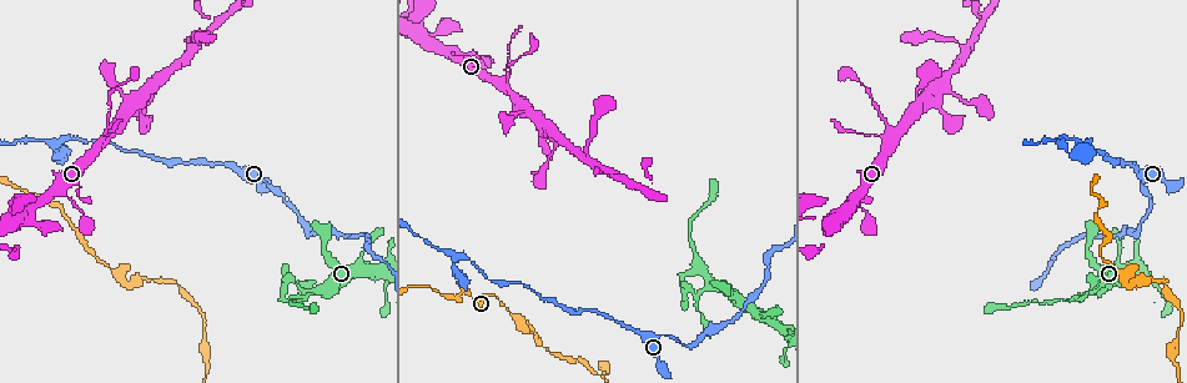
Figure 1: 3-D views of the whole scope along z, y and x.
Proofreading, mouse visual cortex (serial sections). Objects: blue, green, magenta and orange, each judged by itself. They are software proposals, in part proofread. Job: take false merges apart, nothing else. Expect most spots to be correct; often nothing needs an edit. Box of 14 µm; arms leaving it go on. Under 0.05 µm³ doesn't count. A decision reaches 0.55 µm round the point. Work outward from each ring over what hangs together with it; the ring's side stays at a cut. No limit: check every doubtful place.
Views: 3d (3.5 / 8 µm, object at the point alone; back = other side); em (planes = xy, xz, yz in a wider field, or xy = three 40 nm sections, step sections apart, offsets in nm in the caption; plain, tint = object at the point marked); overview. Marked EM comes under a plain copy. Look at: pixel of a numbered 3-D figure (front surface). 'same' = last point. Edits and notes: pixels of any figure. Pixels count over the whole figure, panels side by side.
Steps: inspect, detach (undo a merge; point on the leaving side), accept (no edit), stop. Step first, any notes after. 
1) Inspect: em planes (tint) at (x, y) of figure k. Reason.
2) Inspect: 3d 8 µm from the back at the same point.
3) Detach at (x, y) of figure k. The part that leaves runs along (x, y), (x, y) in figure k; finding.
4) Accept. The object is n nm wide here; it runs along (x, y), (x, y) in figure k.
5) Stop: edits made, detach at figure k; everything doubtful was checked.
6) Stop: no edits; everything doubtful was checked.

Inspect: 3d 3.5 µm from the back at (508, 80) of figure 1. Calibre changes.

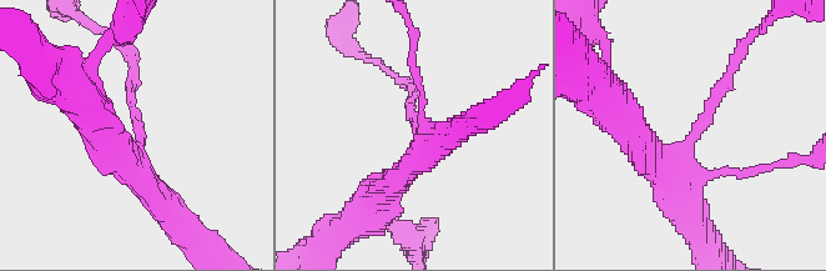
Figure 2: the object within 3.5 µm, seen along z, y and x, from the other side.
Inspect: em xy step 3 (tint) at (415, 125) of figure 2. The arms are 100, 350 nm wide.

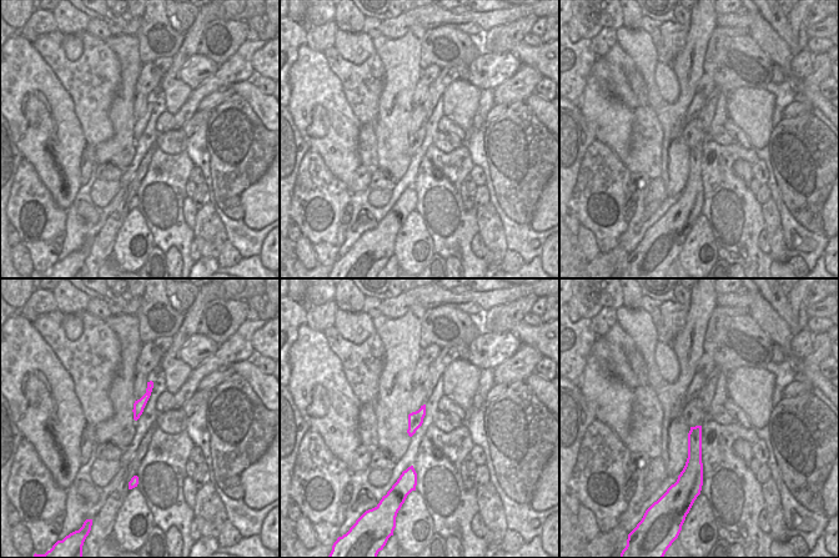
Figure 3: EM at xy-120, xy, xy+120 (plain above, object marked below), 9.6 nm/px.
Accept. It runs along (676, 191), (666, 176), (740, 50) in figure 2; all the same cell.

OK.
Inspect: 3d 3.5 µm from the back at (1108, 282) of figure 1.

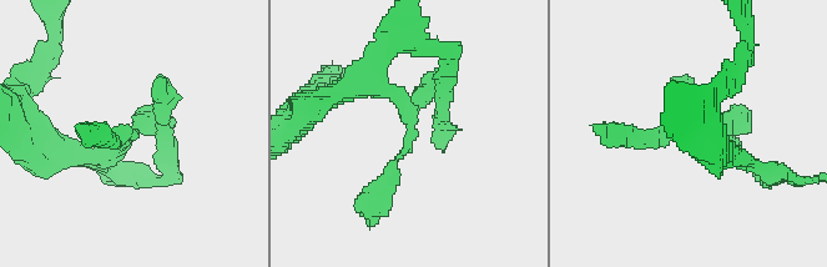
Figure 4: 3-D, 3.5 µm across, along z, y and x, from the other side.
Inspect: em xy step 5 (tint) at (132, 134) of figure 4. Now the EM.

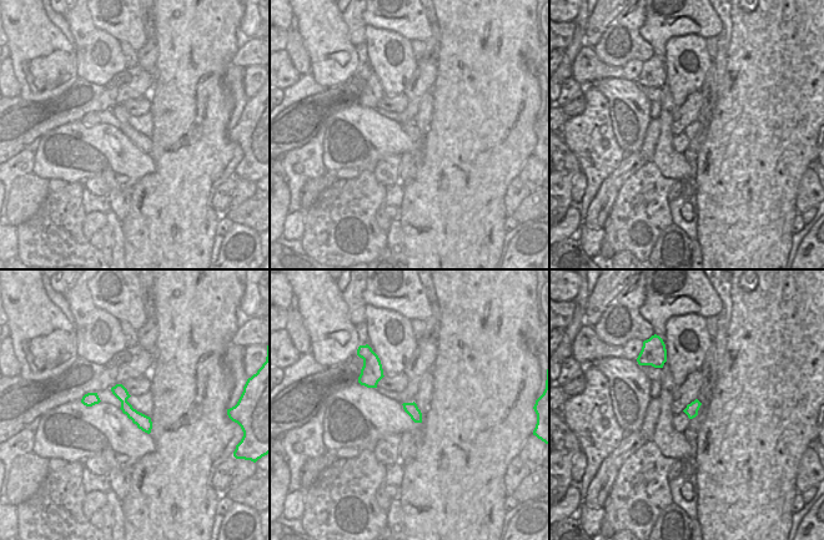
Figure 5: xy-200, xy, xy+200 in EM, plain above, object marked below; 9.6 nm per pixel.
Accept. It runs along (349, 85), (384, 91), (411, 122), (377, 196) in figure 4; continuous, no second cell.

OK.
Inspect: 3d 3.5 µm at (701, 272) of figure 1. A fork.

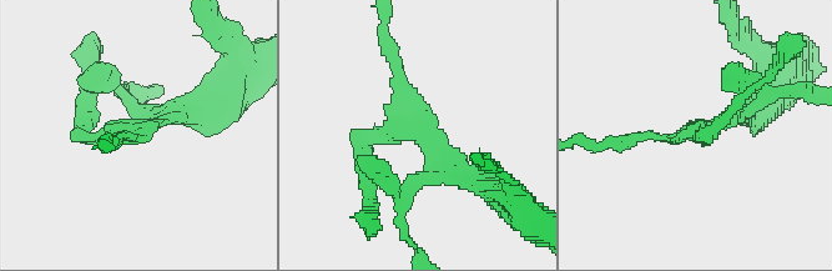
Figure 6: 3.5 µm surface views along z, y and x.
Inspect: em xy step 3 (tint) at (693, 135) of figure 6. 3 arms meet here; the arms are 150, 200, 250 nm wide; need the tissue.

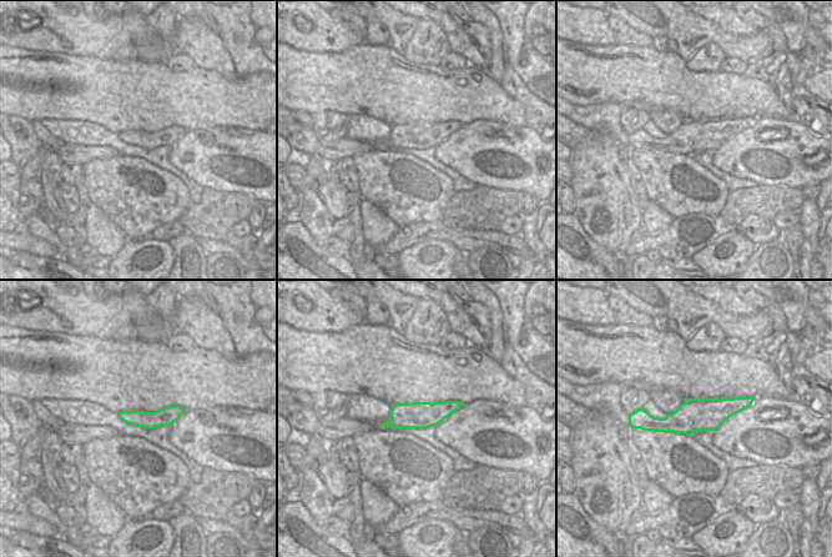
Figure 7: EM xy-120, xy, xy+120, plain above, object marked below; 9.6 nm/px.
Accept. The object is 260 nm wide here; it runs along (477, 181), (416, 130), (393, 58) in figure 6; one cell here.

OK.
Stop: no edits; everything doubtful was checked.

